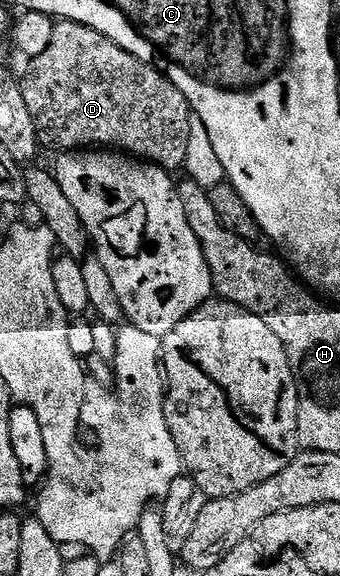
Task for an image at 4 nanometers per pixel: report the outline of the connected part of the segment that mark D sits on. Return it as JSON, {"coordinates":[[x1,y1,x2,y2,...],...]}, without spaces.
{"coordinates":[[59,19,54,25,52,42,49,44,48,50,44,50,44,54,33,57,29,64,30,73,27,74,26,80,24,76,21,81,24,100,28,102,28,110,32,110,32,118,36,122,39,133,45,139,47,136,56,147,62,148,58,150,82,150,87,146,109,146,114,150,125,150,131,157,141,158,143,161,157,164,167,170,181,169,185,165,188,158,188,146,192,129,192,122,190,122,190,120,192,121,192,109,188,98,184,98,182,91,171,82,161,67,155,66,151,61,142,60,140,57,134,56,128,49,122,48,116,41,101,33,100,30,92,25,63,19]]}

